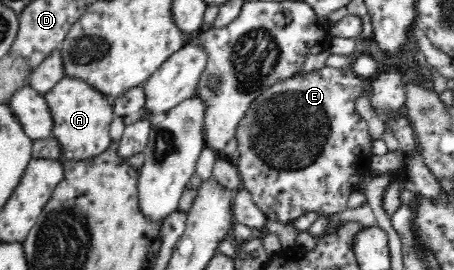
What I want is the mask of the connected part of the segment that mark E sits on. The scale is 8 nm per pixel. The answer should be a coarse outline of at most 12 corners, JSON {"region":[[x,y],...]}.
{"region":[[347,64],[283,78],[234,162],[268,220],[346,210],[370,173]]}

